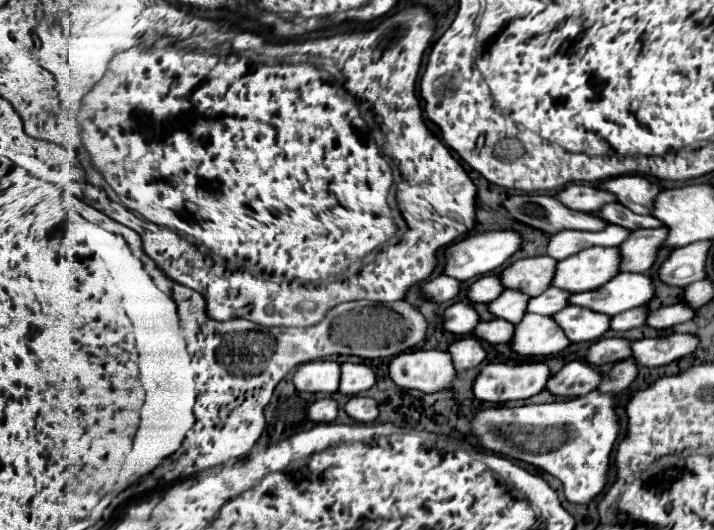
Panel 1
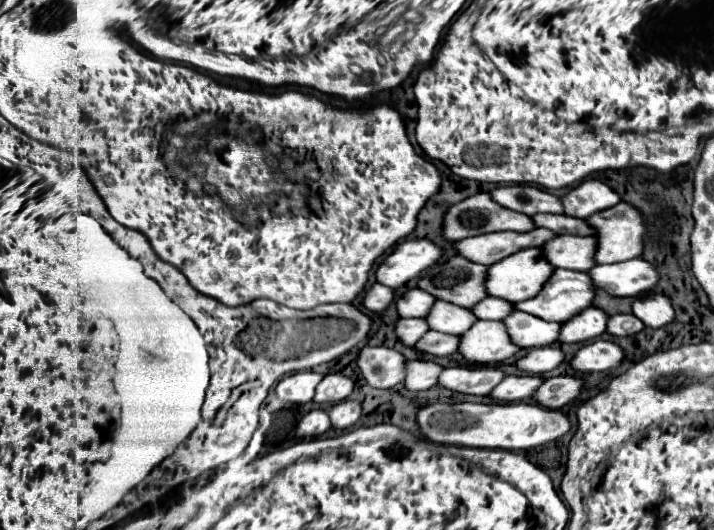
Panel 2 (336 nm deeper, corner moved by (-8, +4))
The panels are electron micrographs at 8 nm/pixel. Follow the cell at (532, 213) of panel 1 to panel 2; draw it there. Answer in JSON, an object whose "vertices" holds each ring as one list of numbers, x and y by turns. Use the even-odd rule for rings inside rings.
{"vertices":[[478,192,470,198,454,204,452,208,448,208,448,212,444,216,444,236,448,240,464,240,464,238,470,238,470,236,480,236,480,234,500,232,500,230,528,232,528,230,534,230,534,228,536,228,536,224,532,220,532,216,496,204,488,192]]}

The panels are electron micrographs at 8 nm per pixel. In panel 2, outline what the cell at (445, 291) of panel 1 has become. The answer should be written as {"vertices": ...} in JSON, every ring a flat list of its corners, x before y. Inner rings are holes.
{"vertices":[[374,282,372,288,368,288,368,292,364,292,362,306,368,308,368,312,384,312,390,306,394,306,396,298,398,298,398,292,394,288]]}

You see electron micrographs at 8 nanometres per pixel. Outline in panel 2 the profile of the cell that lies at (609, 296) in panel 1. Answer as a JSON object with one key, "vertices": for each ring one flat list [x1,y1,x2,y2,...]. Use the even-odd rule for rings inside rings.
{"vertices":[[558,270,556,276,548,280,540,296,516,304,516,310,540,316,544,320,564,322,594,306,594,300,596,286,586,272]]}

